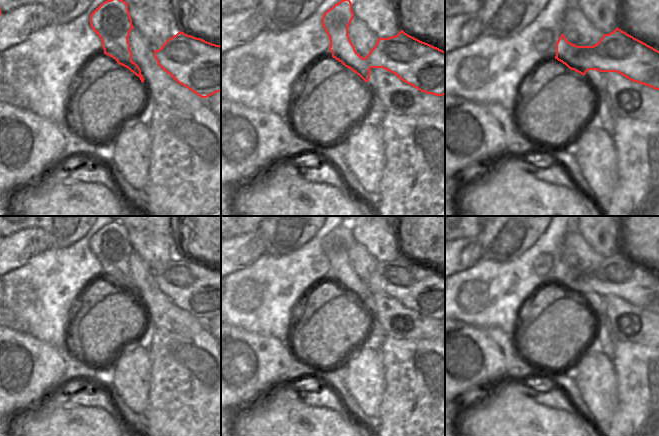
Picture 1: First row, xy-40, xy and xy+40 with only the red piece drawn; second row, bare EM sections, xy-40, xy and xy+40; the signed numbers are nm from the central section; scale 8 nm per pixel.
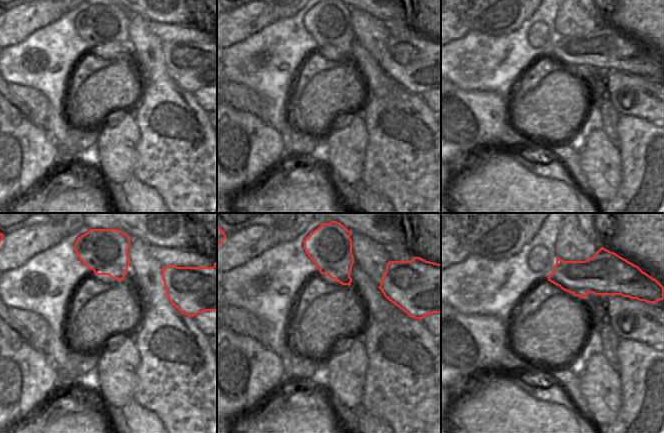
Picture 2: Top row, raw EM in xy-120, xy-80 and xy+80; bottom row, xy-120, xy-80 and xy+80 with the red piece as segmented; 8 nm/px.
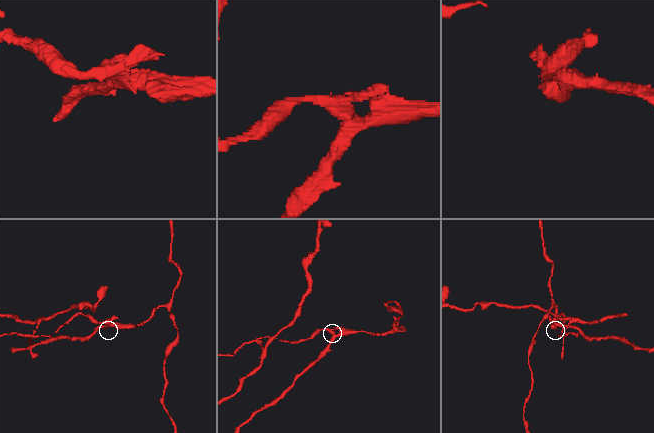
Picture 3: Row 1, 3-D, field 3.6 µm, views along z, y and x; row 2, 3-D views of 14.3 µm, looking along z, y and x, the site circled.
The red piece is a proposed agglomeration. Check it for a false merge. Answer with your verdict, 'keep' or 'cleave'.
cleave

